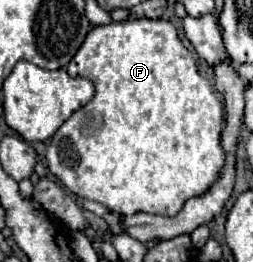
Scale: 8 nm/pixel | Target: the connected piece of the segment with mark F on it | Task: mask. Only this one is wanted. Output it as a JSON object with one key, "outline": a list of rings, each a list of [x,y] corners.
{"outline":[[[138,20],[138,22],[110,22],[106,26],[96,26],[86,34],[84,44],[80,46],[80,50],[76,52],[76,56],[70,60],[68,64],[68,74],[70,76],[82,76],[94,82],[96,86],[96,96],[80,110],[76,110],[52,136],[48,150],[46,150],[46,162],[50,172],[72,192],[78,194],[82,198],[100,202],[102,206],[106,206],[108,210],[114,210],[118,214],[136,214],[136,212],[148,212],[148,214],[162,214],[162,216],[174,216],[182,210],[184,202],[204,194],[220,176],[220,170],[224,168],[224,148],[222,148],[222,128],[224,128],[224,106],[222,100],[218,98],[218,92],[214,90],[214,86],[200,76],[196,60],[192,56],[190,50],[186,50],[178,38],[176,28],[166,22],[166,20]]]}

